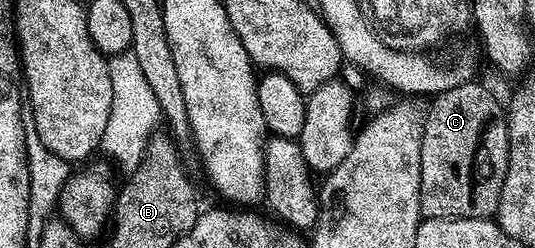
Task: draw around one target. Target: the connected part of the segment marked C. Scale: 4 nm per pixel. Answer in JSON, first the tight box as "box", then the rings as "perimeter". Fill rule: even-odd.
{"box":[420,78,498,220],"perimeter":[[[473,78],[467,79],[461,84],[452,86],[448,90],[437,93],[429,101],[428,107],[426,108],[426,121],[424,122],[424,138],[420,142],[420,210],[422,211],[422,216],[428,220],[453,220],[456,216],[465,216],[467,215],[467,210],[469,206],[470,198],[470,182],[471,176],[473,174],[473,158],[476,154],[477,146],[480,141],[483,139],[482,136],[482,127],[490,120],[490,112],[494,112],[498,108],[498,100],[485,88],[482,84],[477,84]]]}

